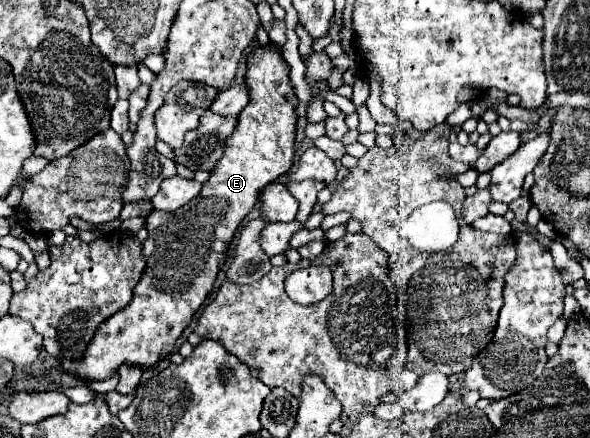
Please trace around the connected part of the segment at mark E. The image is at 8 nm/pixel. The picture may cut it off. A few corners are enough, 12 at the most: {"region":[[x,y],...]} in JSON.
{"region":[[270,46],[198,198],[148,214],[132,302],[64,374],[150,368],[210,294],[258,192],[294,164],[298,98]]}

